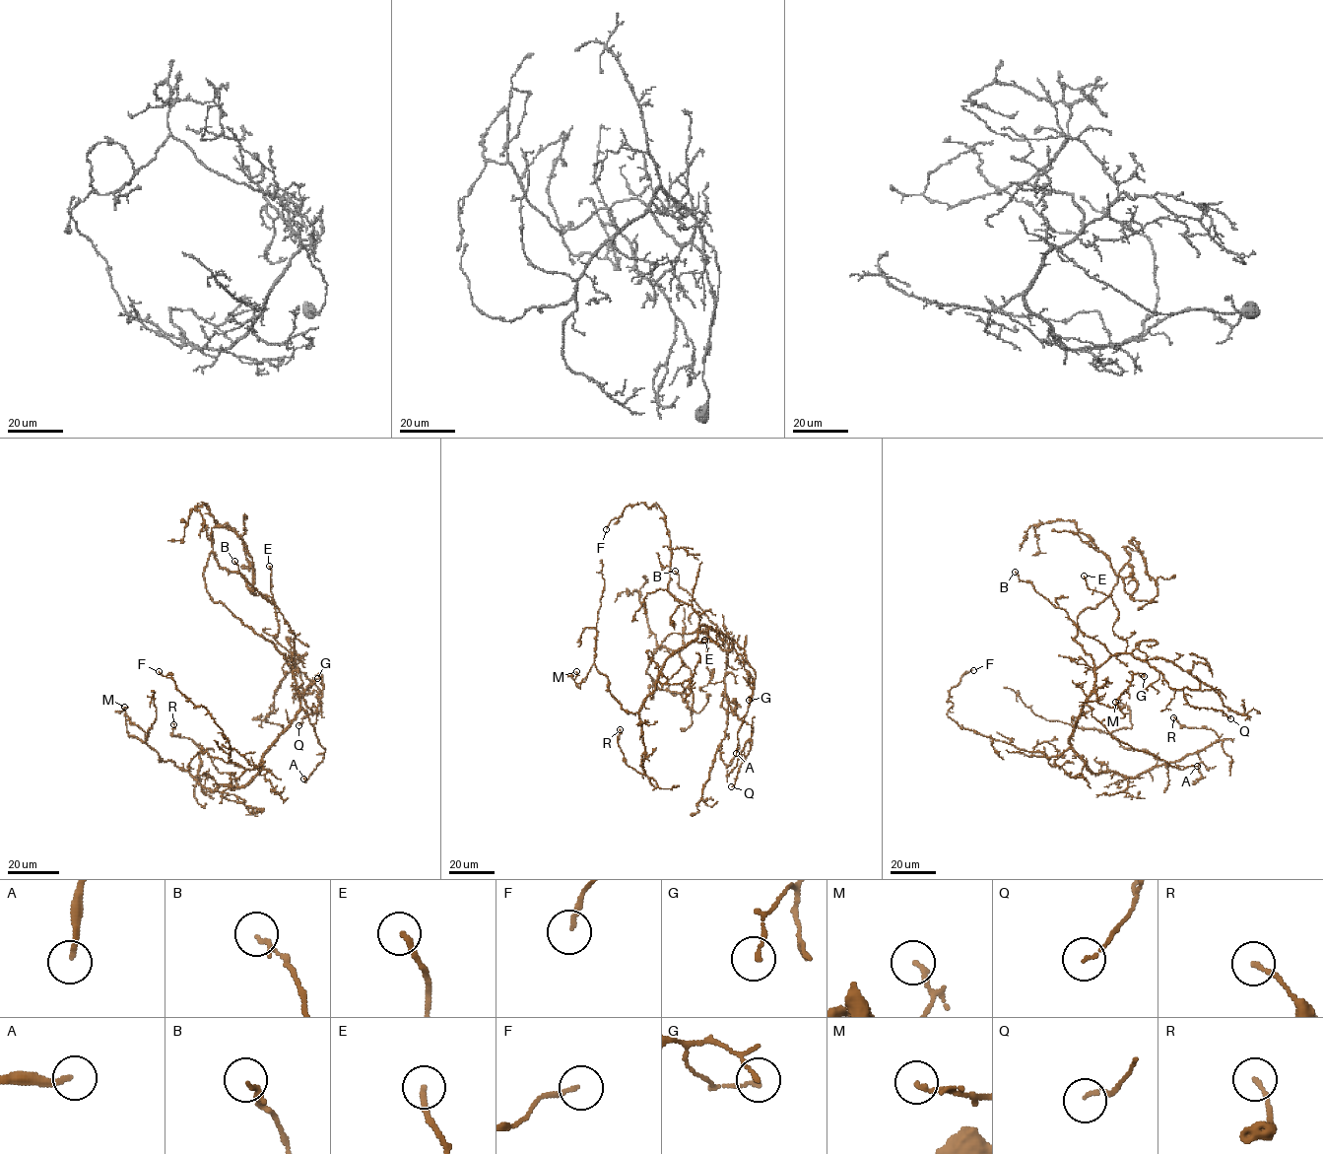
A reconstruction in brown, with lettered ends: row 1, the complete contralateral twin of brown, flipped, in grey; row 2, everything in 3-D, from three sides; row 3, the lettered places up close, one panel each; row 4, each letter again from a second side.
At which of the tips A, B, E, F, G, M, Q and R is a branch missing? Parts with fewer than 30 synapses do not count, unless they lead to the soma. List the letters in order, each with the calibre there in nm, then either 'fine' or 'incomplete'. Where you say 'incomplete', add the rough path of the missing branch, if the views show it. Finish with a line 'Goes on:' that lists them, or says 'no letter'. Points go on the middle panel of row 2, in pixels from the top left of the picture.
A: 180 nm thick; incomplete; missing branch runs (736, 753), (736, 802), (750, 831)
B: 120 nm thick; fine
E: 190 nm thick; fine
F: 130 nm thick; fine
G: 150 nm thick; fine
M: 160 nm thick; fine
Q: 90 nm thick; fine
R: 130 nm thick; fine
Goes on: A

